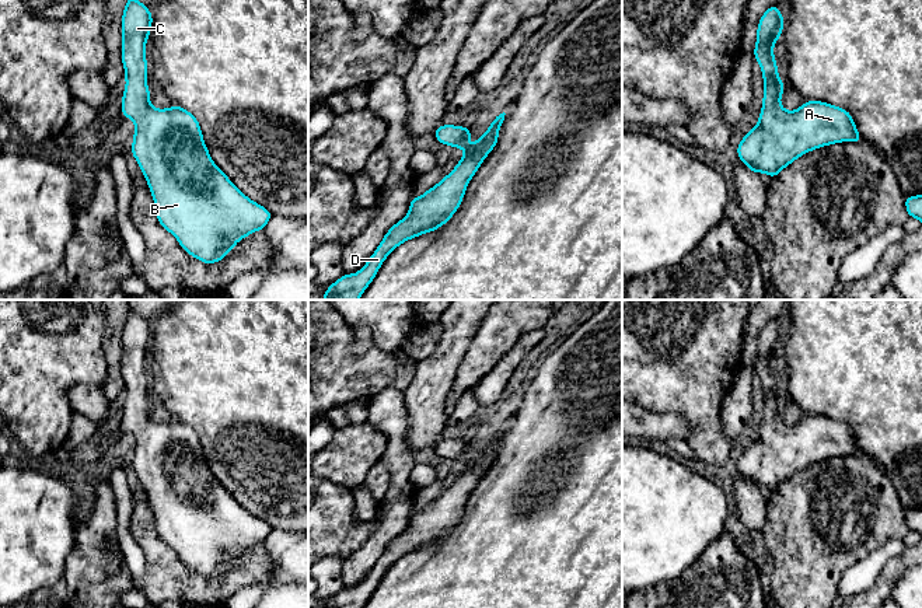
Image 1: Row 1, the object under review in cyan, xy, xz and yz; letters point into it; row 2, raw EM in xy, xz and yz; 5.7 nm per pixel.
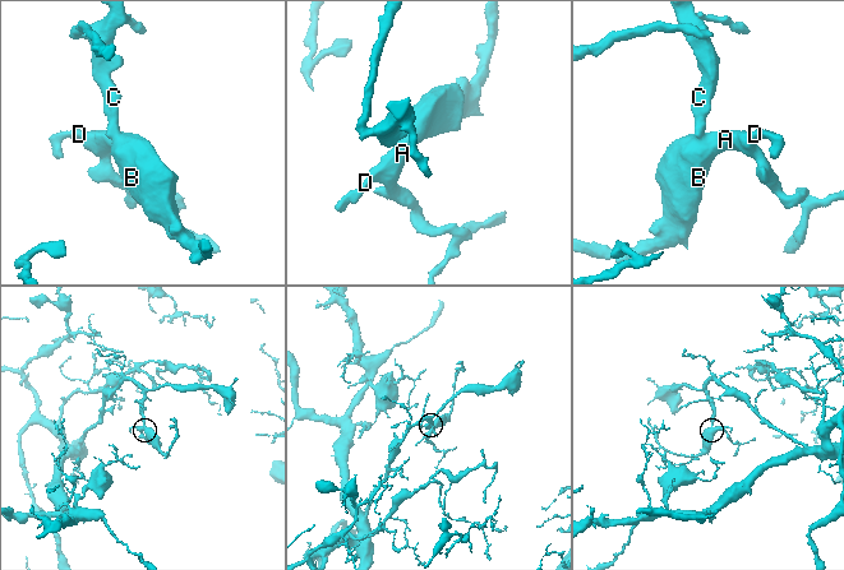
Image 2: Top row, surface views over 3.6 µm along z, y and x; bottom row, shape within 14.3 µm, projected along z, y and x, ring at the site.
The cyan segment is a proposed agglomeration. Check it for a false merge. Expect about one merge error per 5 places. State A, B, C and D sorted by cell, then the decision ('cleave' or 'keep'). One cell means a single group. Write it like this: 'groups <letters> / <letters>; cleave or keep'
groups A B C D; keep

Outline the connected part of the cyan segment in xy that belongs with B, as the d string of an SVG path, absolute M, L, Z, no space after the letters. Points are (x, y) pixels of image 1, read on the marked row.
M128 0L122 15L122 63L125 67L126 87L122 95L122 115L130 118L136 125L130 153L135 156L156 203L158 223L170 231L179 245L189 255L203 263L220 262L241 240L251 233L263 230L272 219L272 213L252 202L227 175L213 163L198 119L182 106L172 105L167 109L157 109L150 105L147 88L146 41L150 36L153 24L151 11L139 0Z

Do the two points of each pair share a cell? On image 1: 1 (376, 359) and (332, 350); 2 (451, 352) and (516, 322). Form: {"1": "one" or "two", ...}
{"1": "one", "2": "two"}

